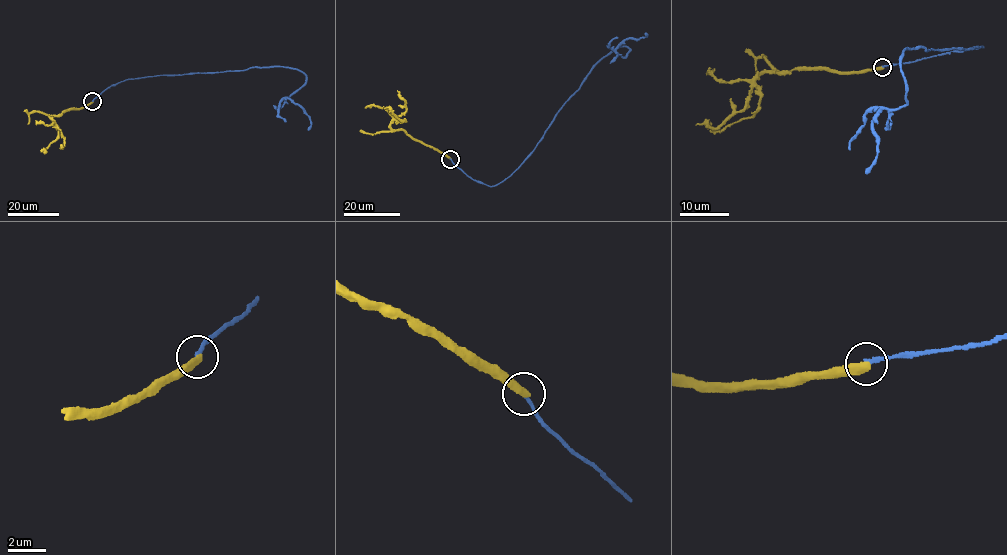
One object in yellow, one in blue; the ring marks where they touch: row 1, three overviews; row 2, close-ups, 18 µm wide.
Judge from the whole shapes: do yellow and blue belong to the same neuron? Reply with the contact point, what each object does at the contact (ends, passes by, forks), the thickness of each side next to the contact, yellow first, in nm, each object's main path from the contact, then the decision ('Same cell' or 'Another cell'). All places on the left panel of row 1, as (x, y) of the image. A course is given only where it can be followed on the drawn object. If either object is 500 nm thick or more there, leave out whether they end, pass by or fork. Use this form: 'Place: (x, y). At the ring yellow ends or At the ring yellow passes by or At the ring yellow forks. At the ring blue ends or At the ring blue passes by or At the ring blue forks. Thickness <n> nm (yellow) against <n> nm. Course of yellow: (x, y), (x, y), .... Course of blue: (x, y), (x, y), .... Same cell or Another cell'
Place: (92, 101). At the ring yellow ends. At the ring blue ends. Thickness 440 nm (yellow) against 180 nm. Course of yellow: (92, 101), (50, 117), (54, 122), (57, 136), (45, 151), (40, 150). Course of blue: (92, 101), (110, 86), (131, 78), (287, 67), (306, 75), (306, 82), (287, 97), (309, 117), (308, 130). Another cell

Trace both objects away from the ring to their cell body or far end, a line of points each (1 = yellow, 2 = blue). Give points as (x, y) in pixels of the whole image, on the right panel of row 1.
1: (882, 67), (760, 73), (754, 115), (721, 130), (709, 125)
2: (882, 67), (984, 47), (904, 52), (907, 102), (878, 110), (872, 124), (876, 152), (865, 173)

